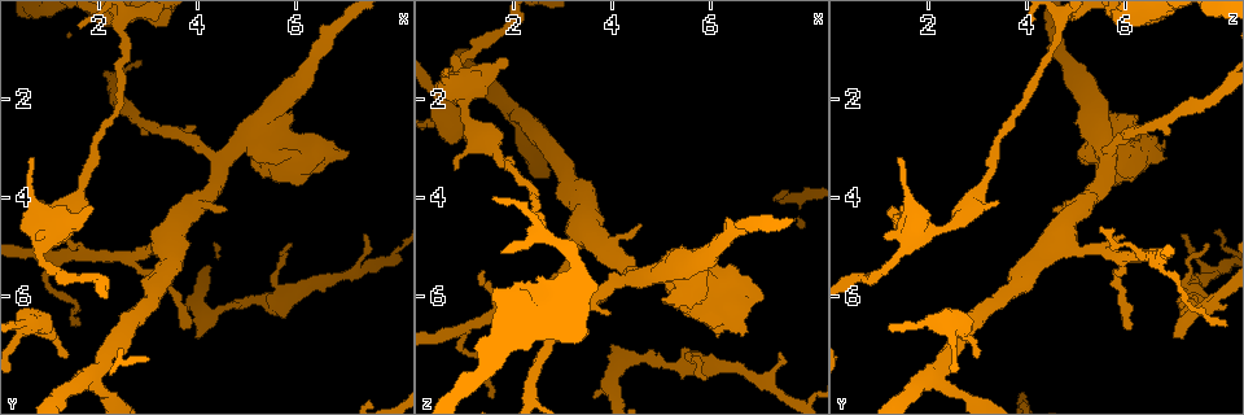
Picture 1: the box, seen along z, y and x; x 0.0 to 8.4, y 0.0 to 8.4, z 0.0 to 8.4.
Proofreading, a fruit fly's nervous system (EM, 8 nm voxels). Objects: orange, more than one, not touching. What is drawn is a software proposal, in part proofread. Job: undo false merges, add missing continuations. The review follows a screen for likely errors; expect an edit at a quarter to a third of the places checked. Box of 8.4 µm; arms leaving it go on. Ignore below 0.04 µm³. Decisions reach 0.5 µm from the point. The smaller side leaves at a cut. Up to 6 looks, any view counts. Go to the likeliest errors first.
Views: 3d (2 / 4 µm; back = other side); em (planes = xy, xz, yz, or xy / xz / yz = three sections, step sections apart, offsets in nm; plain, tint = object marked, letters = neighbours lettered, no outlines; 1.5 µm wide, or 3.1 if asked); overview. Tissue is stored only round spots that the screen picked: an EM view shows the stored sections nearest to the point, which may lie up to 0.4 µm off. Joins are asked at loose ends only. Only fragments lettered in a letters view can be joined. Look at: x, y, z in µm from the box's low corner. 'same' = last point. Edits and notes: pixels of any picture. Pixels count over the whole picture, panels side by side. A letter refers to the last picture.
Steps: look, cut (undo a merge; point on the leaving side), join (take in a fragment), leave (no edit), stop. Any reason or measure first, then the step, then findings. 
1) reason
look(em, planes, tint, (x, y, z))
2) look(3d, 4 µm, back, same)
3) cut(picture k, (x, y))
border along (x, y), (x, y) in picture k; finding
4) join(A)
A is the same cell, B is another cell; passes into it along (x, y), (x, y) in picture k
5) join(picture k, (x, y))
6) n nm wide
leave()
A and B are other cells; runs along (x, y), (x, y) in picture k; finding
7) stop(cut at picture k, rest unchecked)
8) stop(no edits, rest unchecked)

free end
look(3d, 4 µm, (1.35, 7.20, 3.00))

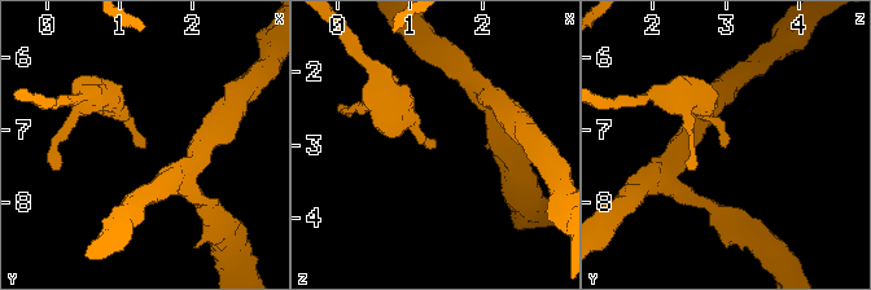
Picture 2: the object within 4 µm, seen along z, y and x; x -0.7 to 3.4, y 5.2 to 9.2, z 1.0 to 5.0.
need the tissue
look(em, xy, step 4, plain, (1.30, 7.20, 3.00))

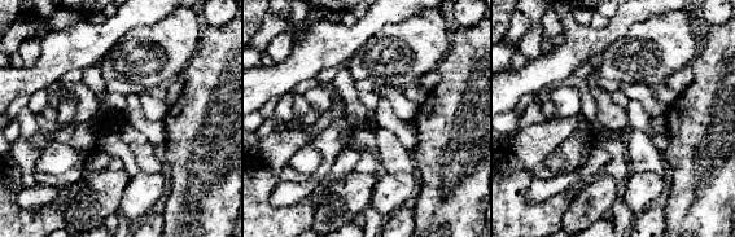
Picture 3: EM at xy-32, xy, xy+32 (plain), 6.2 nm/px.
look(em, xy, step 4, letters, same)

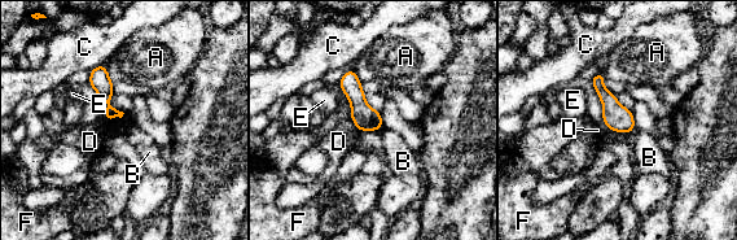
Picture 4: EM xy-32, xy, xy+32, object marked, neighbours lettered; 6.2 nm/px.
leave()
A, B, C, D, E and F are other cells; no lettered fragment goes on from it

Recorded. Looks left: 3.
free end
look(em, planes, letters, (4.00, 6.85, 7.05))

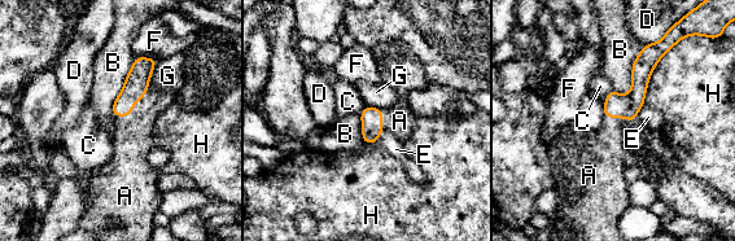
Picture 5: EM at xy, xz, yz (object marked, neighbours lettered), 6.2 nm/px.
H touches over 400 nm
join(A)
A is the same cell, B, C, D, E, F, G and H are other cells; passes into it along (136, 83), (132, 108), (132, 137) in picture 5; it goes on there

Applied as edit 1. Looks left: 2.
free end
look(em, planes, letters, (5.25, 2.35, 6.05))

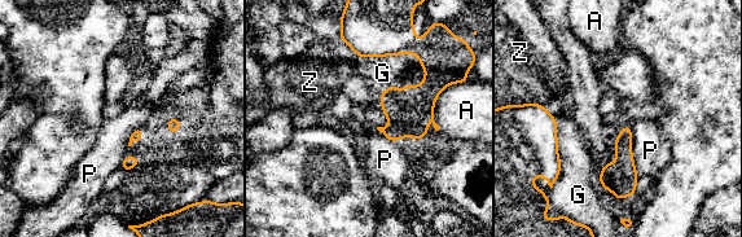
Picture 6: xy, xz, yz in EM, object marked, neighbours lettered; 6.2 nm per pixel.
leave()
A, G, P and Z are other cells; border along (631, 127), (632, 153) in picture 6; no lettered fragment goes on from it

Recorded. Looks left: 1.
stop(join at picture 5, rest unchecked)

